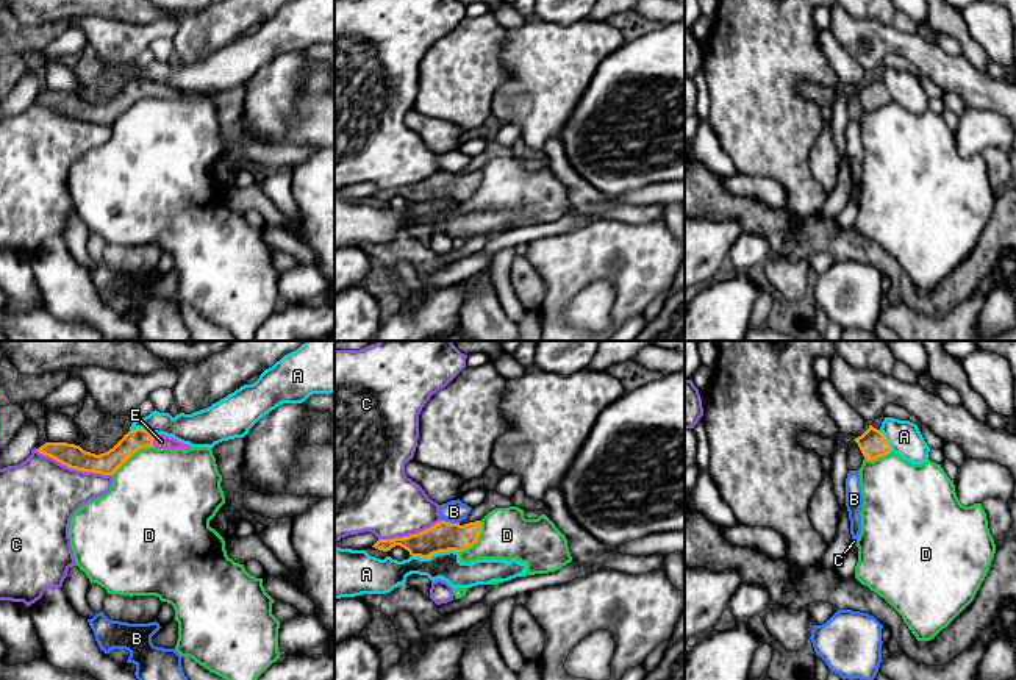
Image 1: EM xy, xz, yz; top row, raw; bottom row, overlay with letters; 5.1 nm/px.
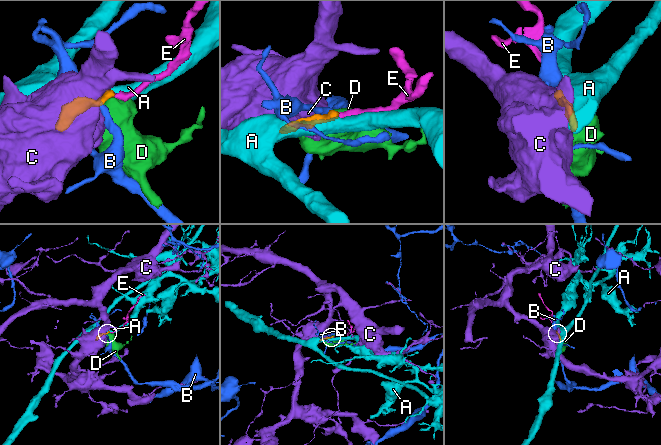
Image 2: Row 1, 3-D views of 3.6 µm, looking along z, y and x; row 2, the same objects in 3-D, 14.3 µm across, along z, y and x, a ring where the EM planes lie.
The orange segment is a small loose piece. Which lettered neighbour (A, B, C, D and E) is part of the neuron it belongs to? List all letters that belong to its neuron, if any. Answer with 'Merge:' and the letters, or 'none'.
Merge: E

